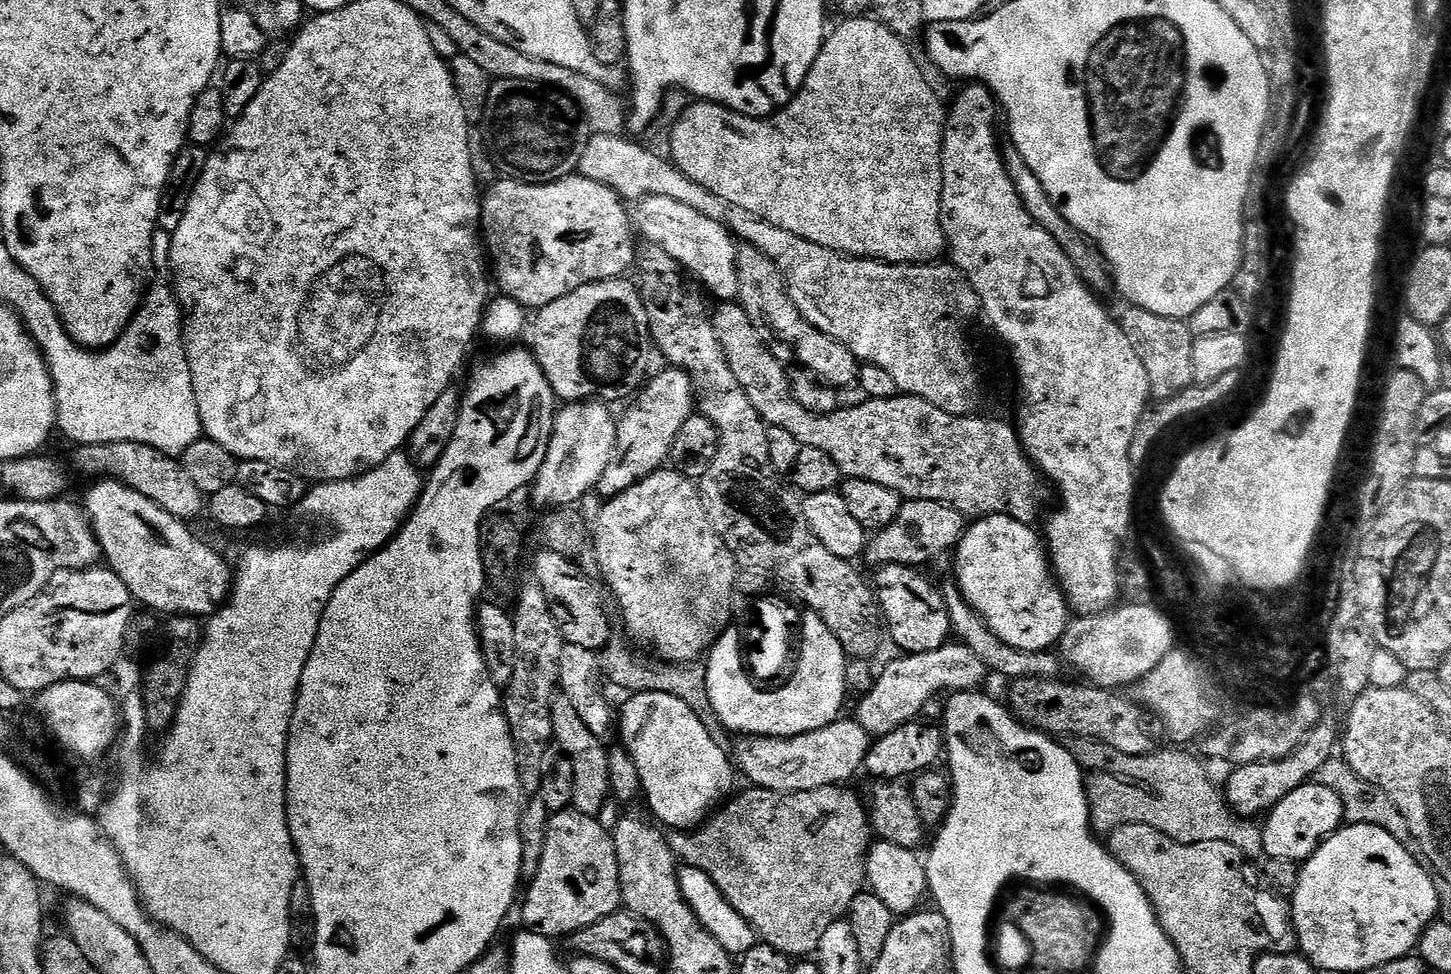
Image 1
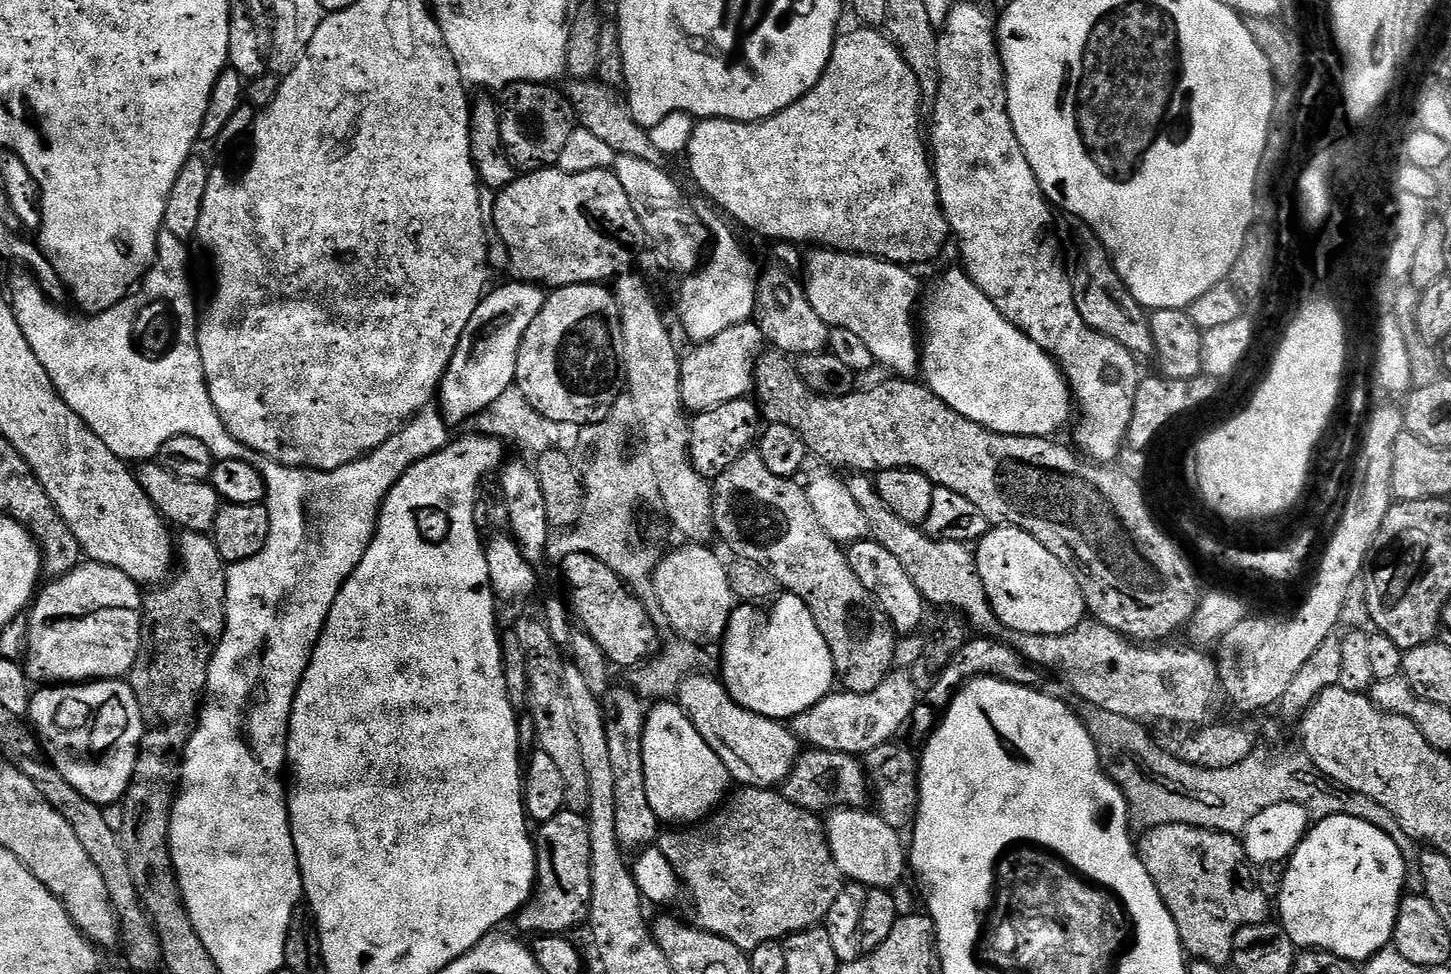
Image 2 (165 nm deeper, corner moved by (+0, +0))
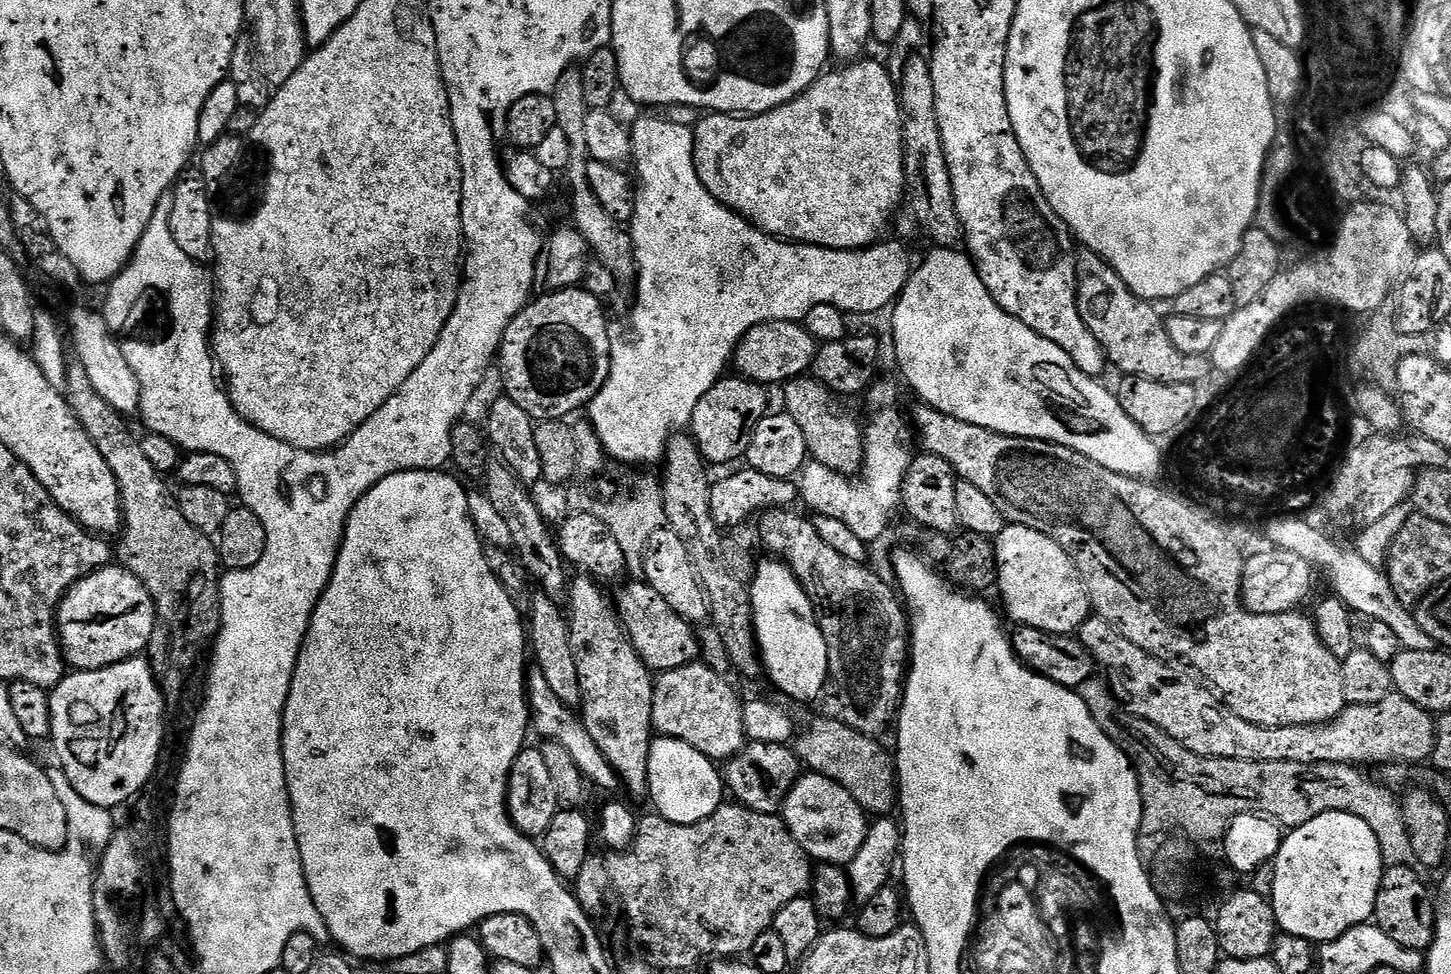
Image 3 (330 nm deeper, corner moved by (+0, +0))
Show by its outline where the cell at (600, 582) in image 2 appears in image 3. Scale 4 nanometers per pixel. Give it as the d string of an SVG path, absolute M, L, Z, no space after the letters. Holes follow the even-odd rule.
M647 582L627 584L623 585L625 588L620 593L615 593L614 607L644 665L653 673L659 674L697 663L701 659L700 640L695 632L697 629L676 614L665 598Z

